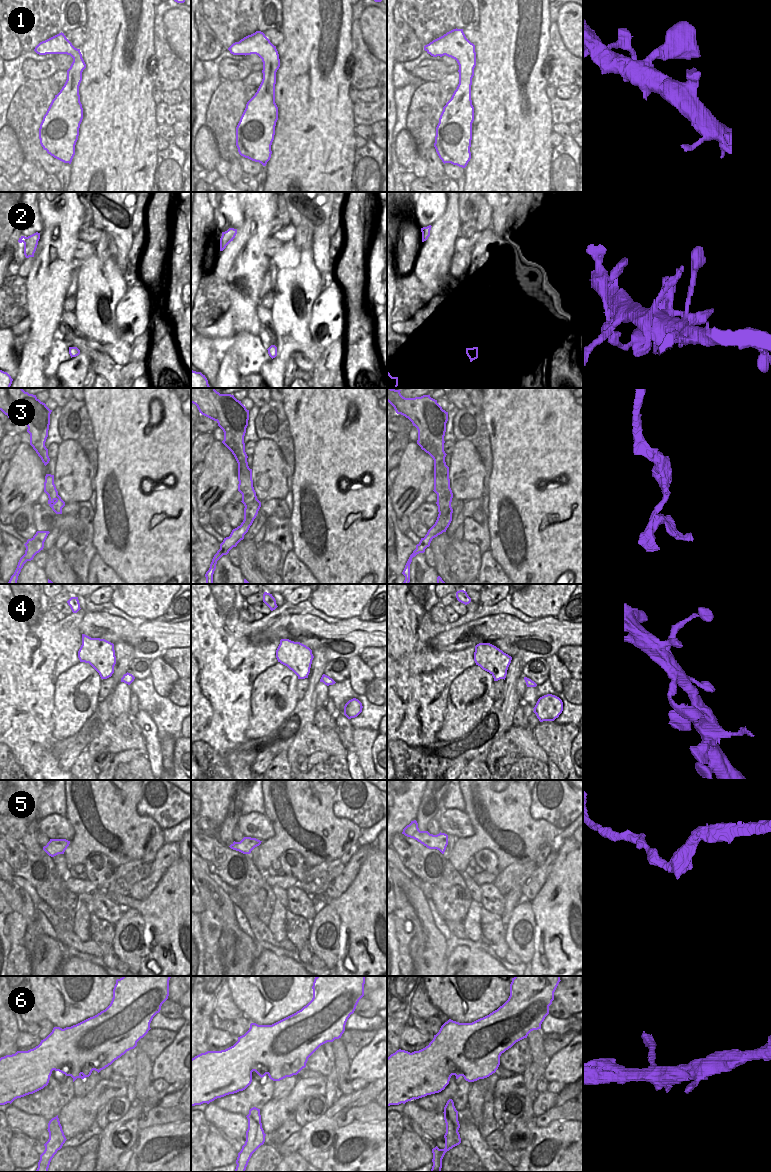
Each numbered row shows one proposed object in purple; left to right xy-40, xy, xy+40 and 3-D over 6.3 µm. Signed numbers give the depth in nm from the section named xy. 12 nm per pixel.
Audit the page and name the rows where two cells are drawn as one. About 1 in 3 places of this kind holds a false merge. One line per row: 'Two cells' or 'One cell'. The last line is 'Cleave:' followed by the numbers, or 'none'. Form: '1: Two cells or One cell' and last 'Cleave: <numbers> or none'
1: One cell
2: One cell
3: Two cells
4: One cell
5: One cell
6: Two cells
Cleave: 3, 6.

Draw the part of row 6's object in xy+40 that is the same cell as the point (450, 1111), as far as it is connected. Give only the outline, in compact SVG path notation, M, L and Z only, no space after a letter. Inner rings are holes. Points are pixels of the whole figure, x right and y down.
M449 1099L444 1107L444 1115L448 1117L450 1121L453 1121L455 1117L458 1115L458 1111L454 1106L454 1102L452 1099Z

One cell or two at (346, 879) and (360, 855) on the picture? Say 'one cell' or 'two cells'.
one cell

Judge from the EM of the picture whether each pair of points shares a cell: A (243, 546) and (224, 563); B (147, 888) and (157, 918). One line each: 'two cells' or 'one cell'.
A: two cells
B: two cells

